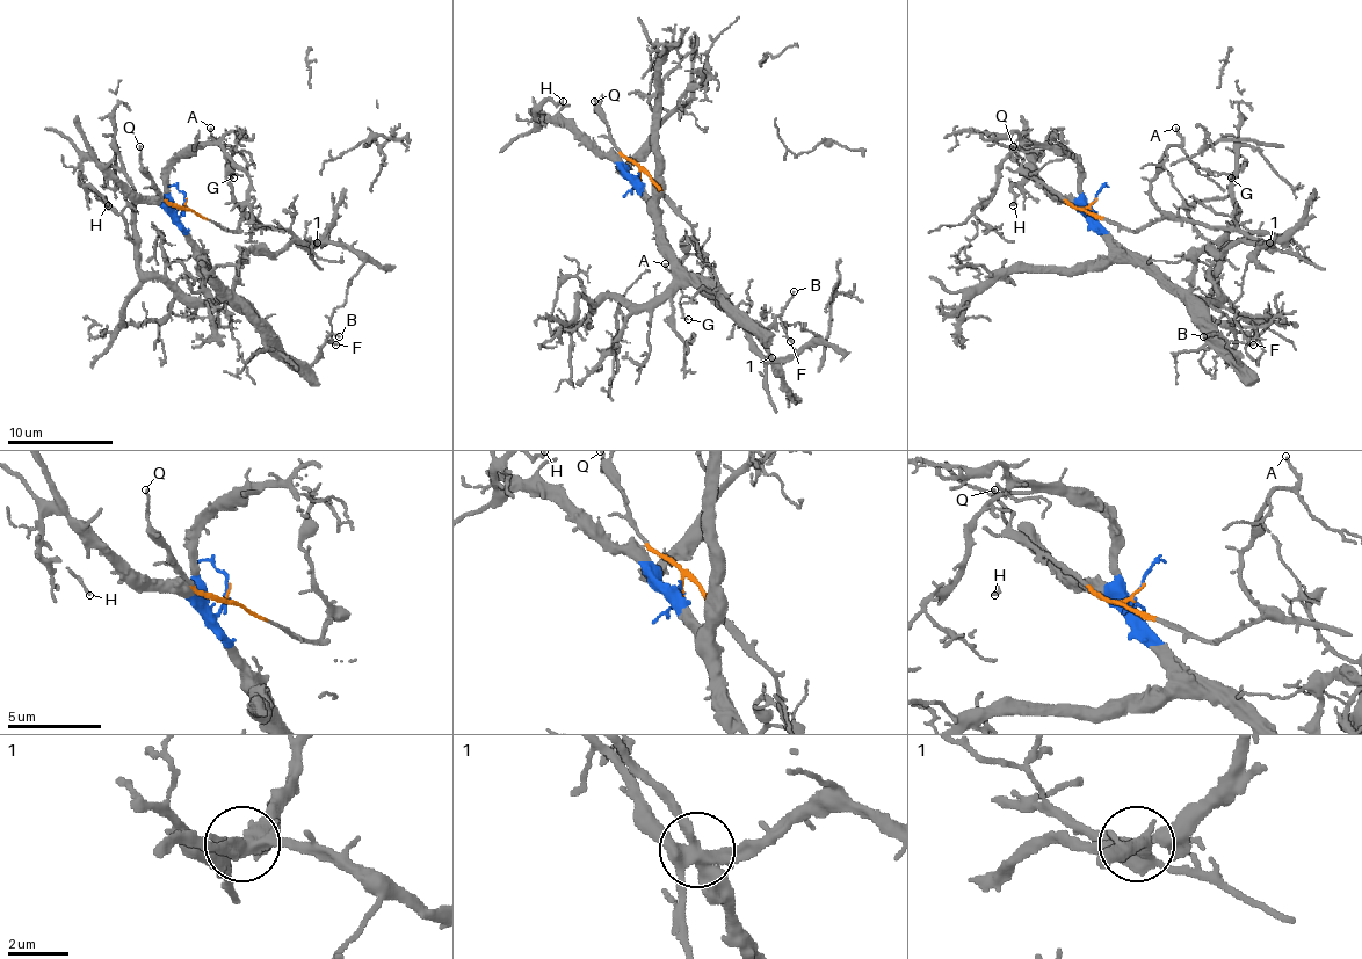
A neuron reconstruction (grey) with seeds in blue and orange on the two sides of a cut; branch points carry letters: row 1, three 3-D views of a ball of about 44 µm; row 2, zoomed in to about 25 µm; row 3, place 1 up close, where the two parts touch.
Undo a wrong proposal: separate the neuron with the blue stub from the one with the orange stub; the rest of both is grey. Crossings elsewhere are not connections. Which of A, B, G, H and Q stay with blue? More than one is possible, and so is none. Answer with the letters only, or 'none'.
B, H

